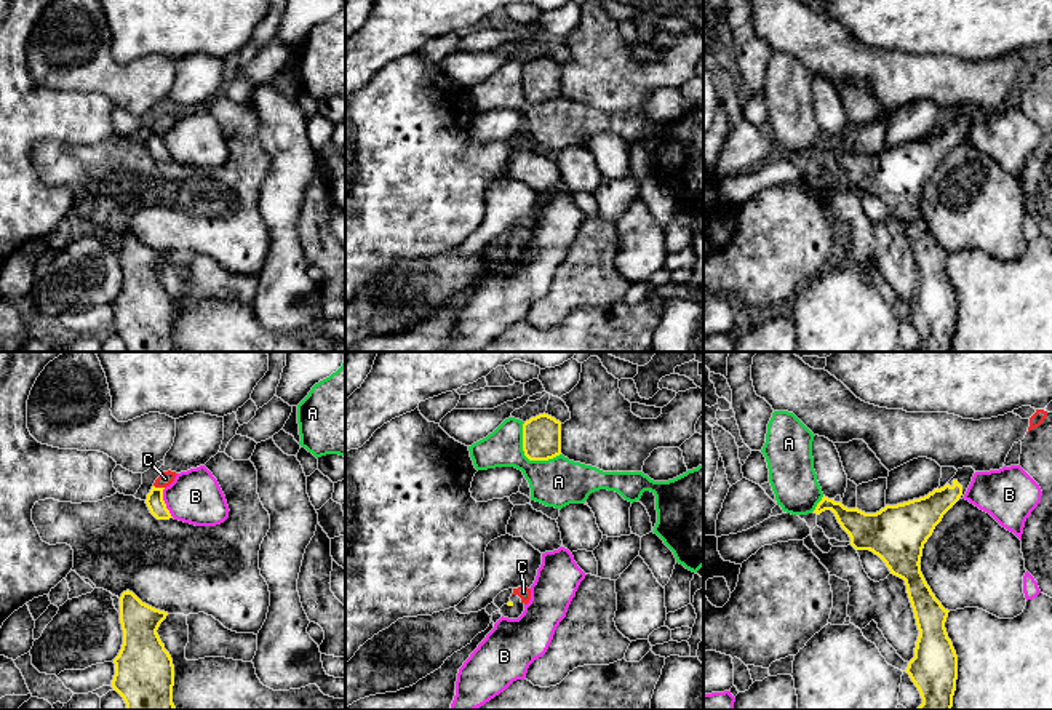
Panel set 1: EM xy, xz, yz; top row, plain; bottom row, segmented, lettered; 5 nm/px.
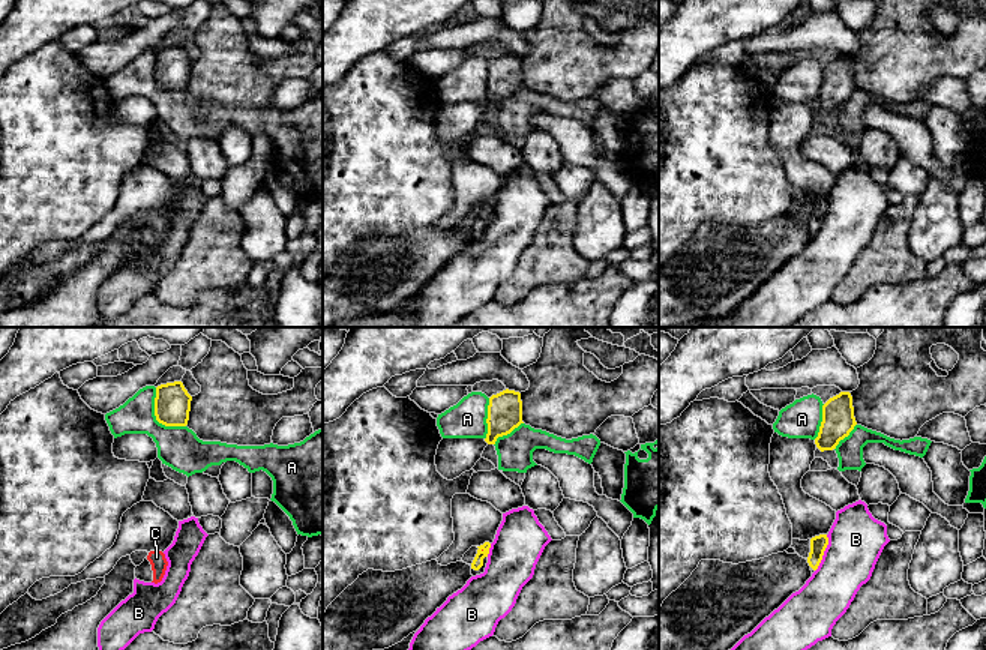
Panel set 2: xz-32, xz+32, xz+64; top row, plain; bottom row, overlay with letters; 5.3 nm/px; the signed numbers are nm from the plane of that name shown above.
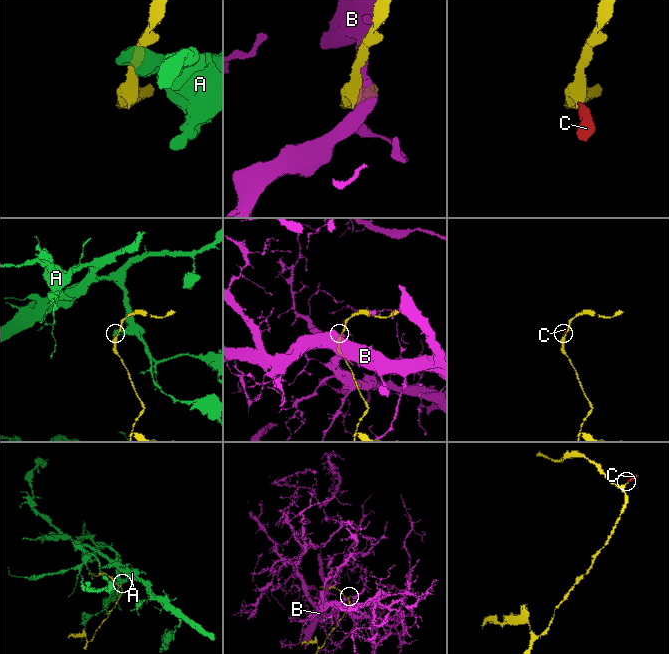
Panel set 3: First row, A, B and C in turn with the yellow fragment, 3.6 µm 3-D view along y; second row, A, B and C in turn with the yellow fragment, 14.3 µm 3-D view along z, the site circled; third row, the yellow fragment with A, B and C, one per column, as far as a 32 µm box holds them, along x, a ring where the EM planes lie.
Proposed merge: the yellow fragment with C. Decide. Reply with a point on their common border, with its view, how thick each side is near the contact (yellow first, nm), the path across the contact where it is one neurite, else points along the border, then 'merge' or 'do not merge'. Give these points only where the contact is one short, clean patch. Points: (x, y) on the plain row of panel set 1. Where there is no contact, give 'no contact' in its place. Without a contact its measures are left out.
meets yellow in xy at (159, 130); 90 nm thick on the yellow side, 70 nm on the other; runs through xy (154, 143), (159, 130), (165, 120); merge

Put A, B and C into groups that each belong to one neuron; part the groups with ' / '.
A / B / C

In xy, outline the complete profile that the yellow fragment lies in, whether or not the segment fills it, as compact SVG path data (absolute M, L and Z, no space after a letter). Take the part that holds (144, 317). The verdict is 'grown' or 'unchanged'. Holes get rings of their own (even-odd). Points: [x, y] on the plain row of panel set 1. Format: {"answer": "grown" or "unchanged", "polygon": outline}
{"answer": "unchanged", "polygon": "M130 232L120 238L123 286L114 301L112 329L123 339L126 352L176 352L173 301L157 275L166 257Z"}

